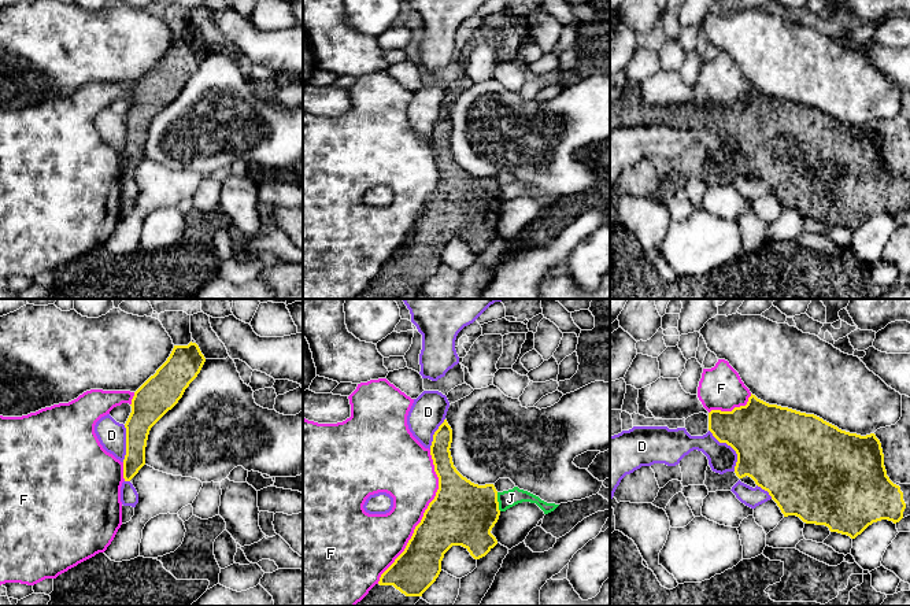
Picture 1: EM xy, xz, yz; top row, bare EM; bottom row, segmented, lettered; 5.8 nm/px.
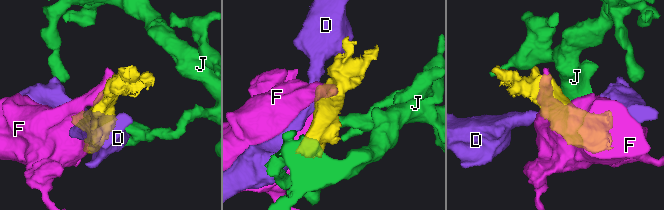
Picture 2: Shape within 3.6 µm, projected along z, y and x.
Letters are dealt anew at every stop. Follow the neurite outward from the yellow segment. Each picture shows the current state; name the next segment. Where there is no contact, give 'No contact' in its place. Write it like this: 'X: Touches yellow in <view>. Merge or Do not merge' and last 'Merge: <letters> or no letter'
D: Touches yellow in yz. Do not merge
F: Touches yellow in xz. Do not merge
J: Touches yellow in xz. Do not merge
Merge: no letter

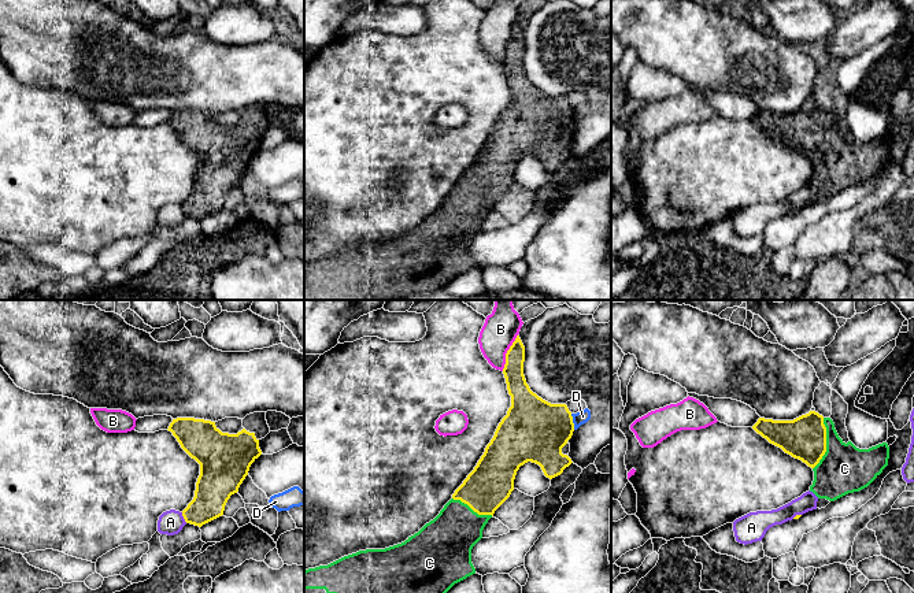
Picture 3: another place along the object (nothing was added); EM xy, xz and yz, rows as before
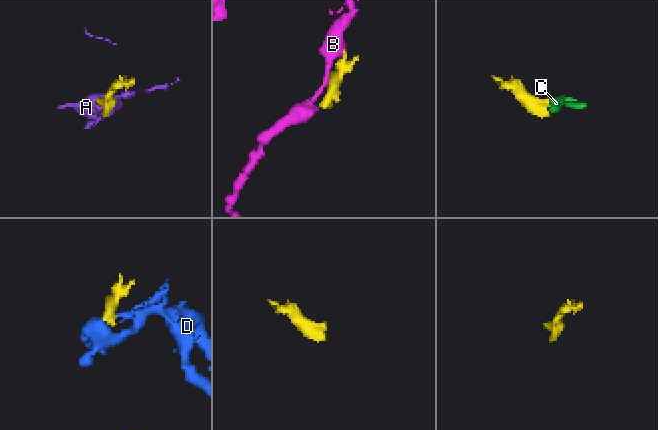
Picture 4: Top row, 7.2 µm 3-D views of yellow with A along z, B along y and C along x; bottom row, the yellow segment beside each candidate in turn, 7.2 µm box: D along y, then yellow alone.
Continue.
A: Touches yellow in xy. Do not merge
B: Touches yellow in xz. Do not merge
C: Touches yellow in yz. Merge
D: Touches yellow in xz. Do not merge
Merge: C

